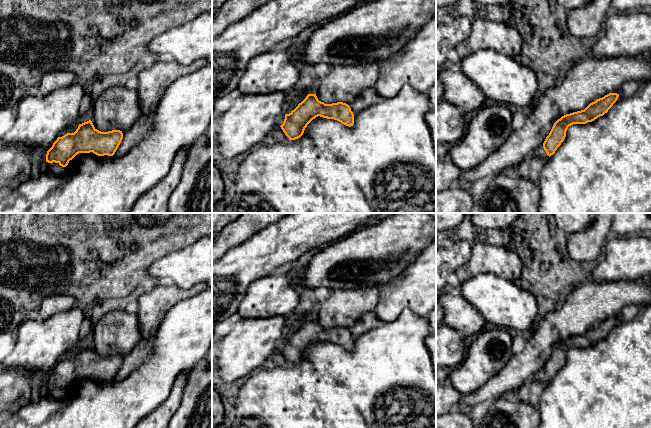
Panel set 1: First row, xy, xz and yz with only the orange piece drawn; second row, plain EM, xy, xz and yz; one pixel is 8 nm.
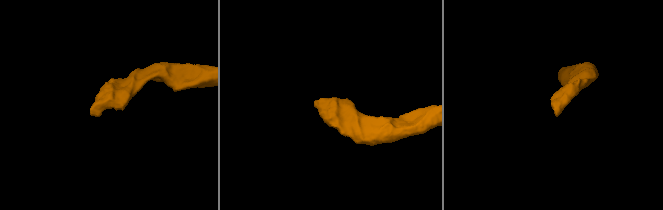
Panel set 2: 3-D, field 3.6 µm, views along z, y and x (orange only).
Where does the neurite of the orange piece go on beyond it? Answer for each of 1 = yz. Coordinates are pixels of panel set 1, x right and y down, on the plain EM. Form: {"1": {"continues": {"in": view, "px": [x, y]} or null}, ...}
{"1": {"continues": {"in": "yz", "px": [590, 303]}}}

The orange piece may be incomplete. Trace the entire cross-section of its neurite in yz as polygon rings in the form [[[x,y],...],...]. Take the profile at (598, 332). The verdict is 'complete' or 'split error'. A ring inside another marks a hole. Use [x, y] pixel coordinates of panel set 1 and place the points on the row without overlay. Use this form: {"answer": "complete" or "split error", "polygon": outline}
{"answer": "split error", "polygon": [[[588,279],[568,295],[559,310],[546,314],[539,321],[537,327],[527,335],[525,348],[513,354],[508,364],[498,374],[478,390],[462,395],[459,406],[485,405],[499,396],[513,394],[516,388],[532,377],[547,384],[564,365],[569,350],[586,348],[603,340],[617,325],[622,309],[632,304],[639,307],[651,305],[651,282],[644,284],[641,279],[636,279],[596,283]]]}

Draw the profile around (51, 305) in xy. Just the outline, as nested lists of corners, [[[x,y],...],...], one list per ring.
[[[69,295],[48,296],[42,301],[38,313],[40,320],[47,319],[57,313],[65,312],[77,305],[74,297]]]

